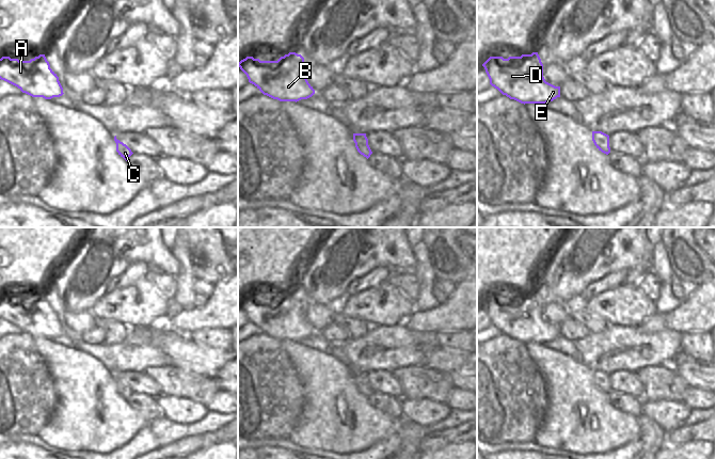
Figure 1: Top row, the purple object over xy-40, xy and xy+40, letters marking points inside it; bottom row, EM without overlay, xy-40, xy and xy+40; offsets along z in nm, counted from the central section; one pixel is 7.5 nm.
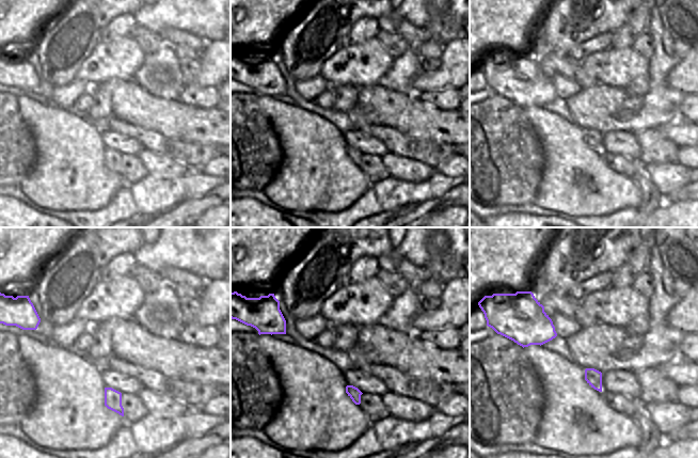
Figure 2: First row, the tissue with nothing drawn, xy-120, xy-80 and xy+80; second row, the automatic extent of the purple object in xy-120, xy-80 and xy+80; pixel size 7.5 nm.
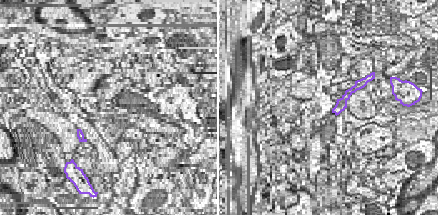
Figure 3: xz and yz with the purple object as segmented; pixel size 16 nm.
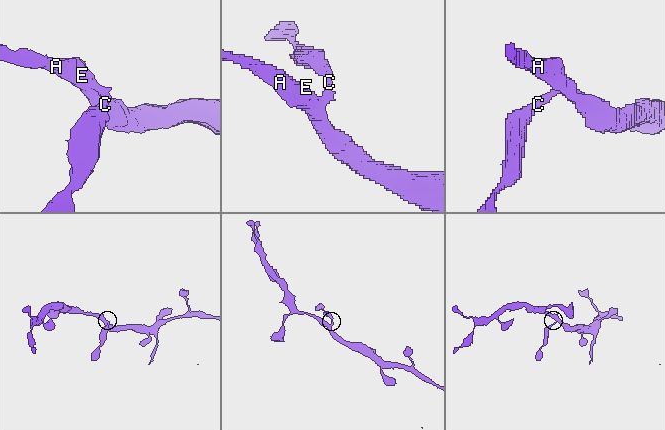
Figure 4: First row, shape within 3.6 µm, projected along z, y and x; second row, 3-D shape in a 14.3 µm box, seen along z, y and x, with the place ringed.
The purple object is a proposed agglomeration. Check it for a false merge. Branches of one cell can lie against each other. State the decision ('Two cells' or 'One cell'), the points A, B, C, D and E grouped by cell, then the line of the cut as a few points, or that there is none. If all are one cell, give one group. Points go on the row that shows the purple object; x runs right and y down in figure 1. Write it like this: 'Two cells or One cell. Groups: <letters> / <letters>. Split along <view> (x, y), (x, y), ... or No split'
One cell. Groups: A B C D E. No split

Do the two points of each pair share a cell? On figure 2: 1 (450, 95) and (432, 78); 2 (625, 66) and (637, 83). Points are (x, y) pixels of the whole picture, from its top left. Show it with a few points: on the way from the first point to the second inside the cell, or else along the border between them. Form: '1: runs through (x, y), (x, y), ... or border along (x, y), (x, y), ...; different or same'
1: border along (458, 90), (426, 90), (418, 94); different
2: border along (648, 75), (639, 75), (624, 88); different

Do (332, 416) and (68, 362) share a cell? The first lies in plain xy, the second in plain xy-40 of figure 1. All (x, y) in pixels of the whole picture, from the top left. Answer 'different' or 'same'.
same

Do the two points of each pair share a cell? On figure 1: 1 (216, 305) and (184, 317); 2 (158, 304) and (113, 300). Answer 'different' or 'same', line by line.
1: same
2: same

